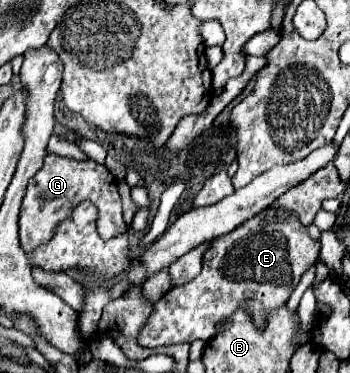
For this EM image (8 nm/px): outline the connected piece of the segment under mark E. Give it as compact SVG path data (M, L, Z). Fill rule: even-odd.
M268 209L262 215L244 221L244 225L236 227L232 233L224 237L216 237L216 241L212 241L212 247L204 253L202 271L198 277L194 277L186 285L170 289L156 303L156 317L152 317L152 321L142 329L140 345L154 349L162 345L192 343L196 339L202 339L204 343L208 343L212 341L212 337L218 335L216 325L224 323L236 309L250 311L254 327L264 329L272 309L278 309L288 301L290 293L300 283L300 277L316 263L318 251L320 251L320 241L312 239L304 231L304 225L298 221L298 217L290 215L288 219L278 219L278 213L274 209Z

